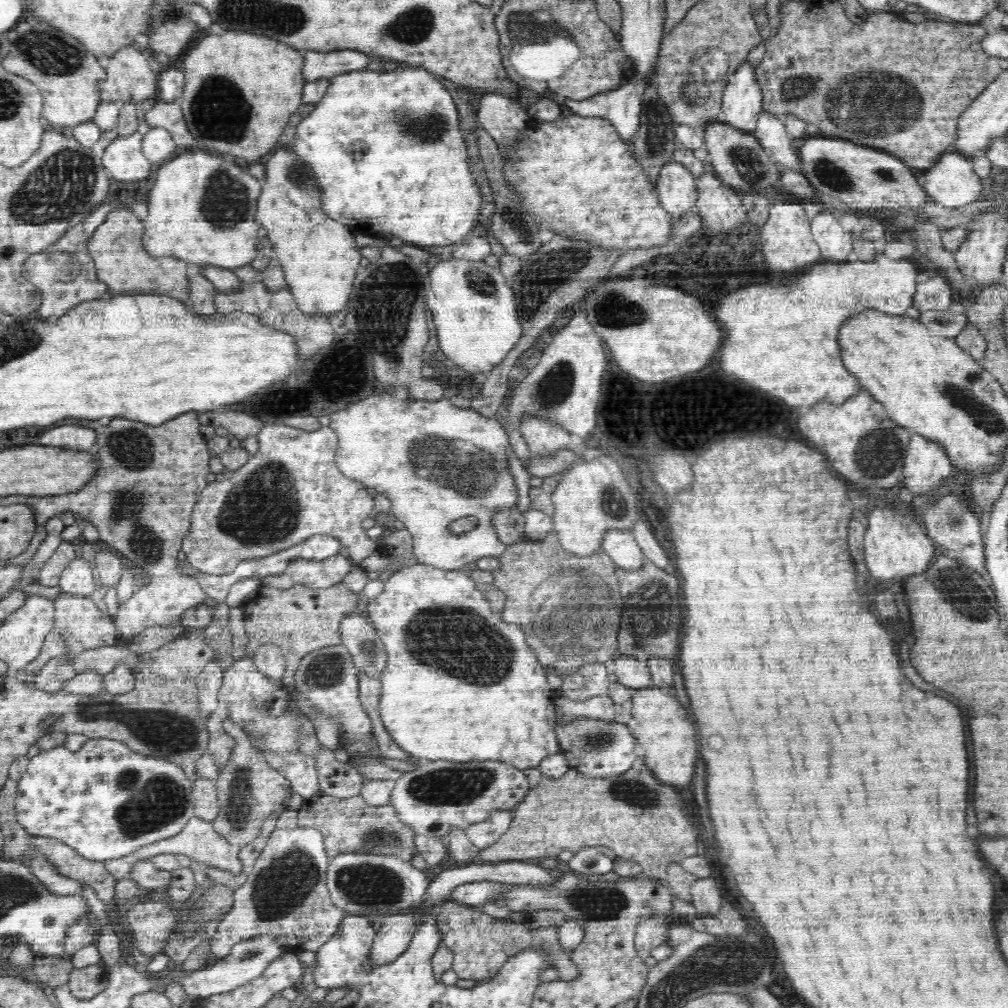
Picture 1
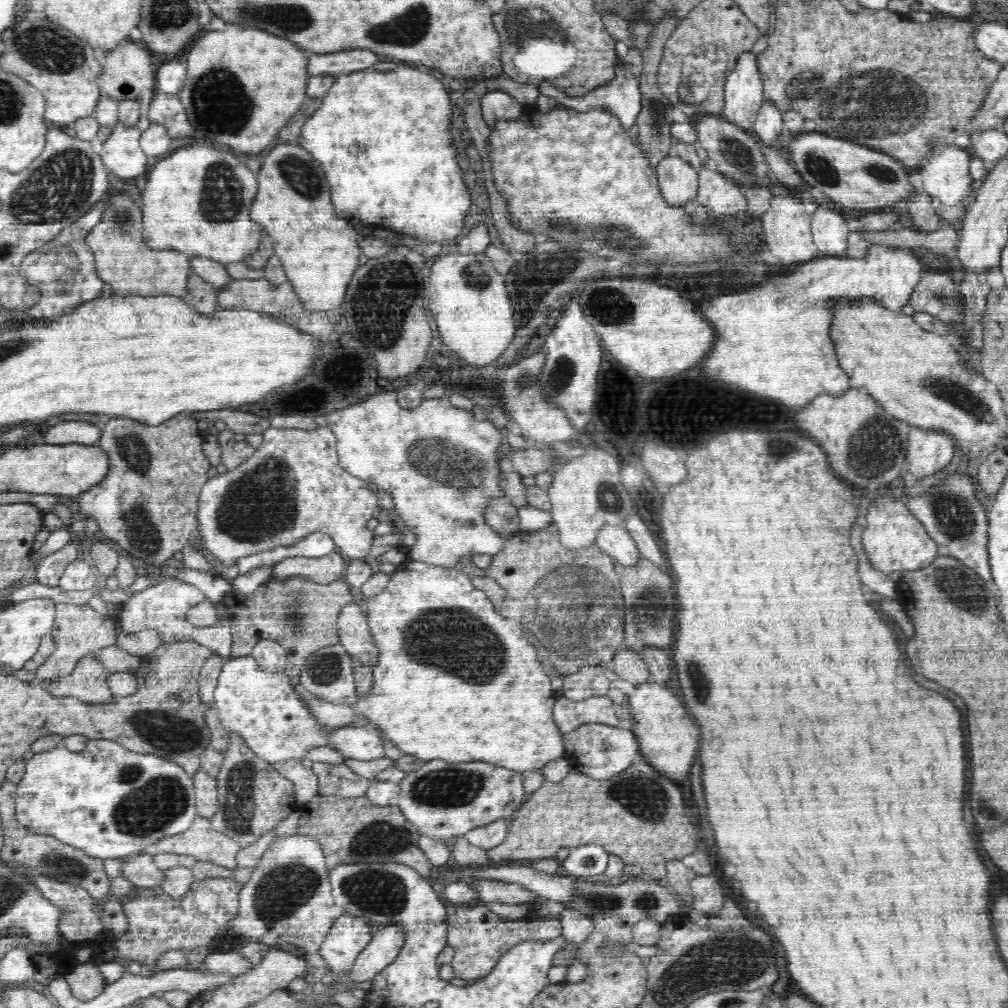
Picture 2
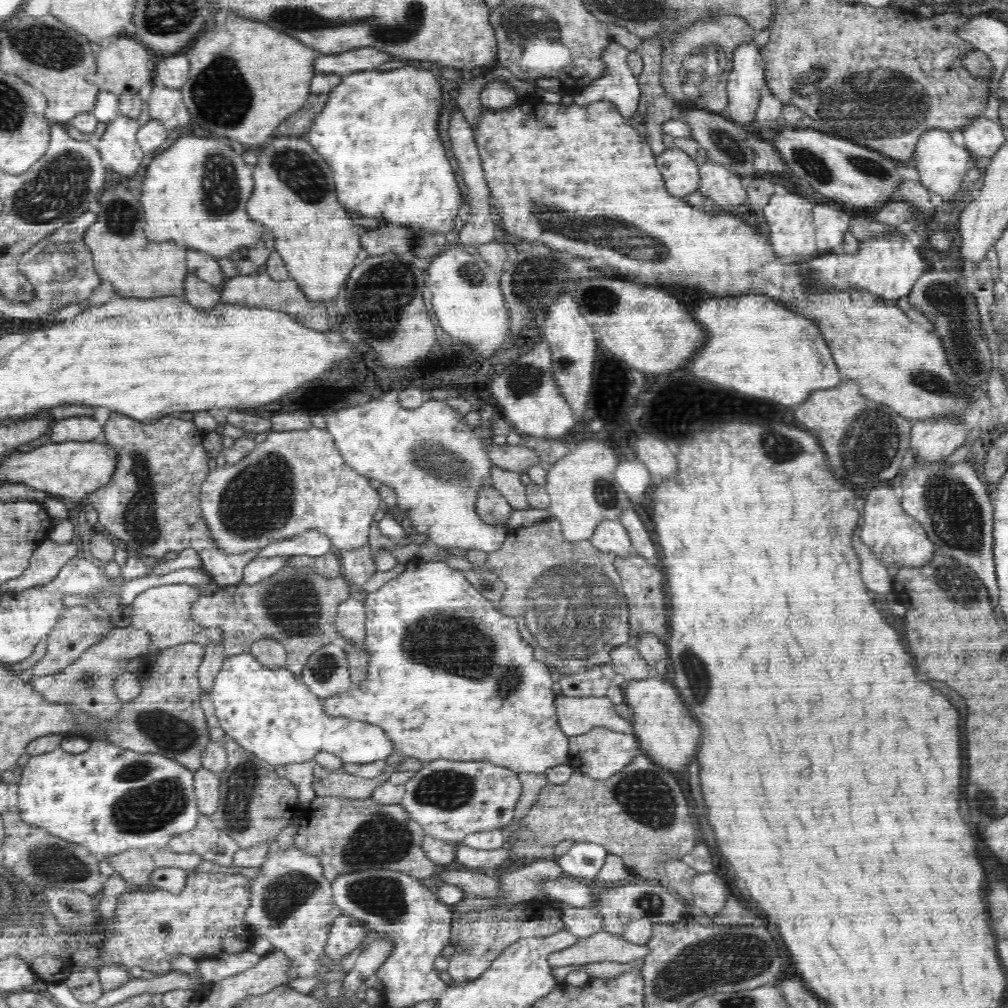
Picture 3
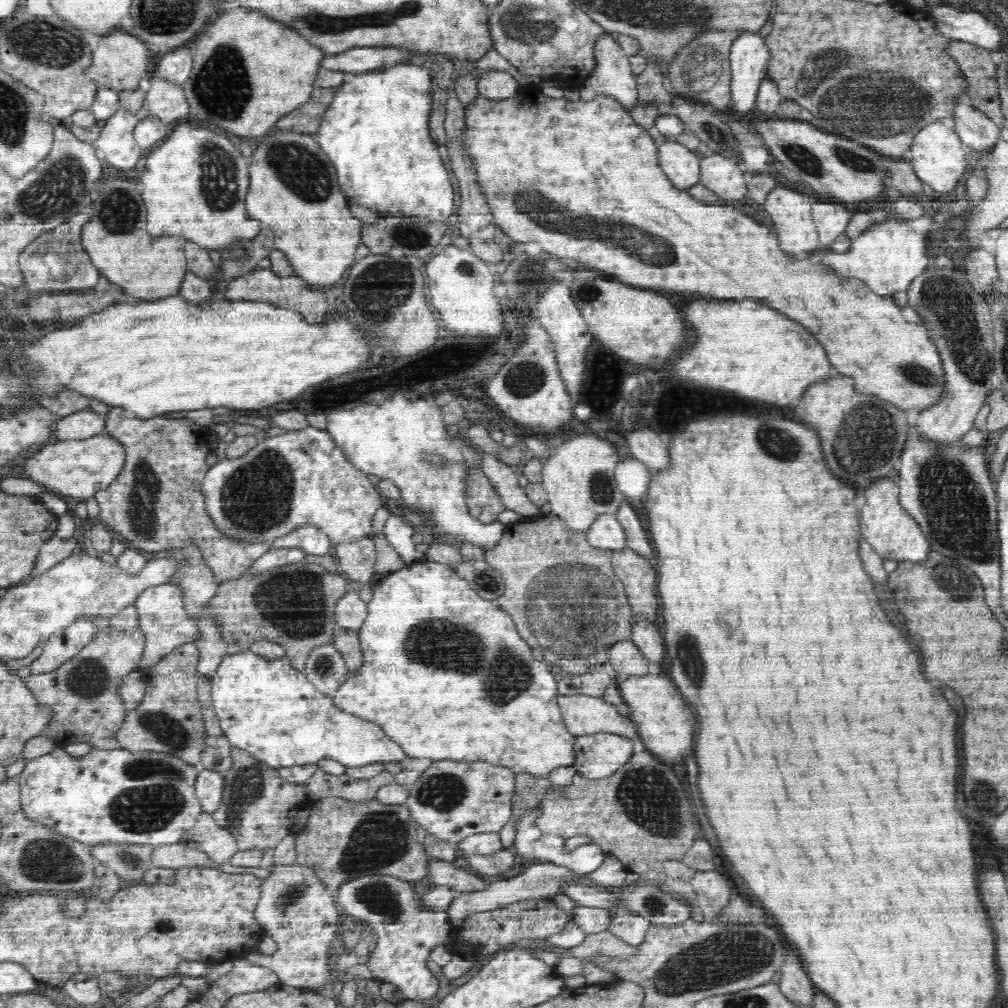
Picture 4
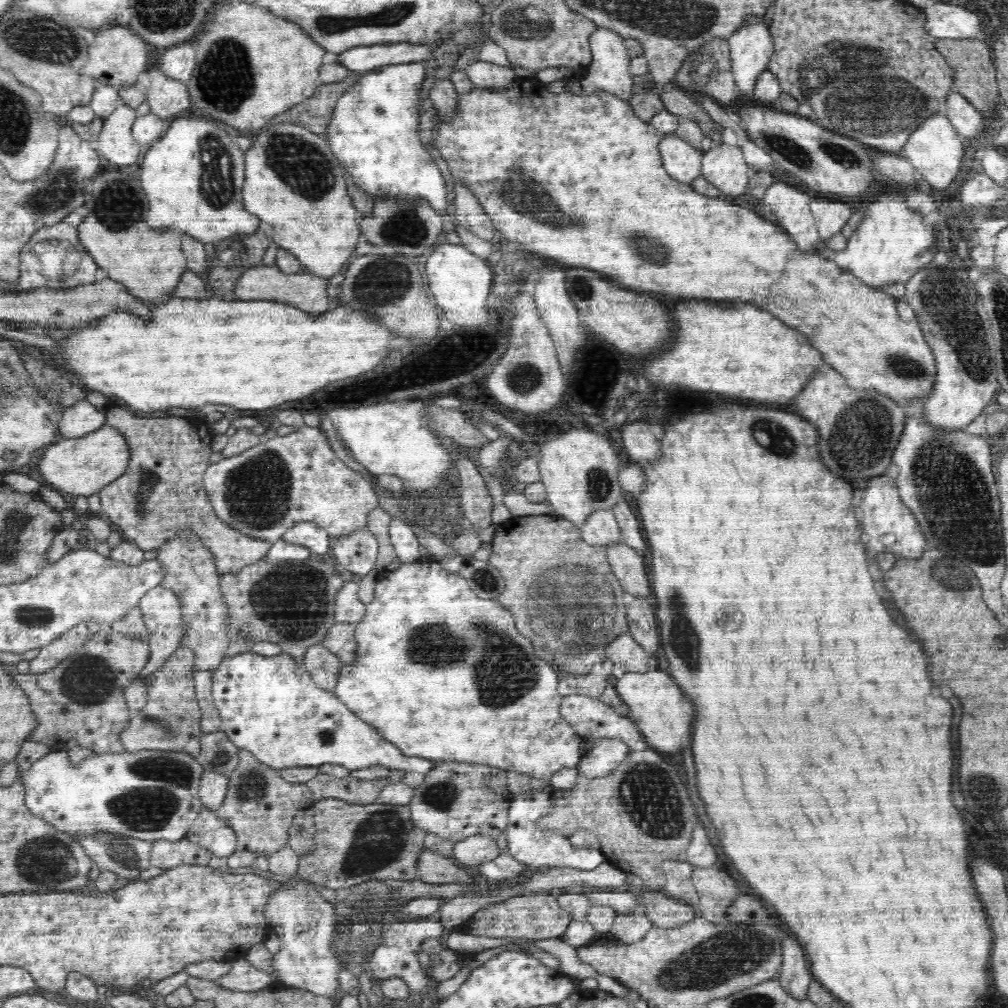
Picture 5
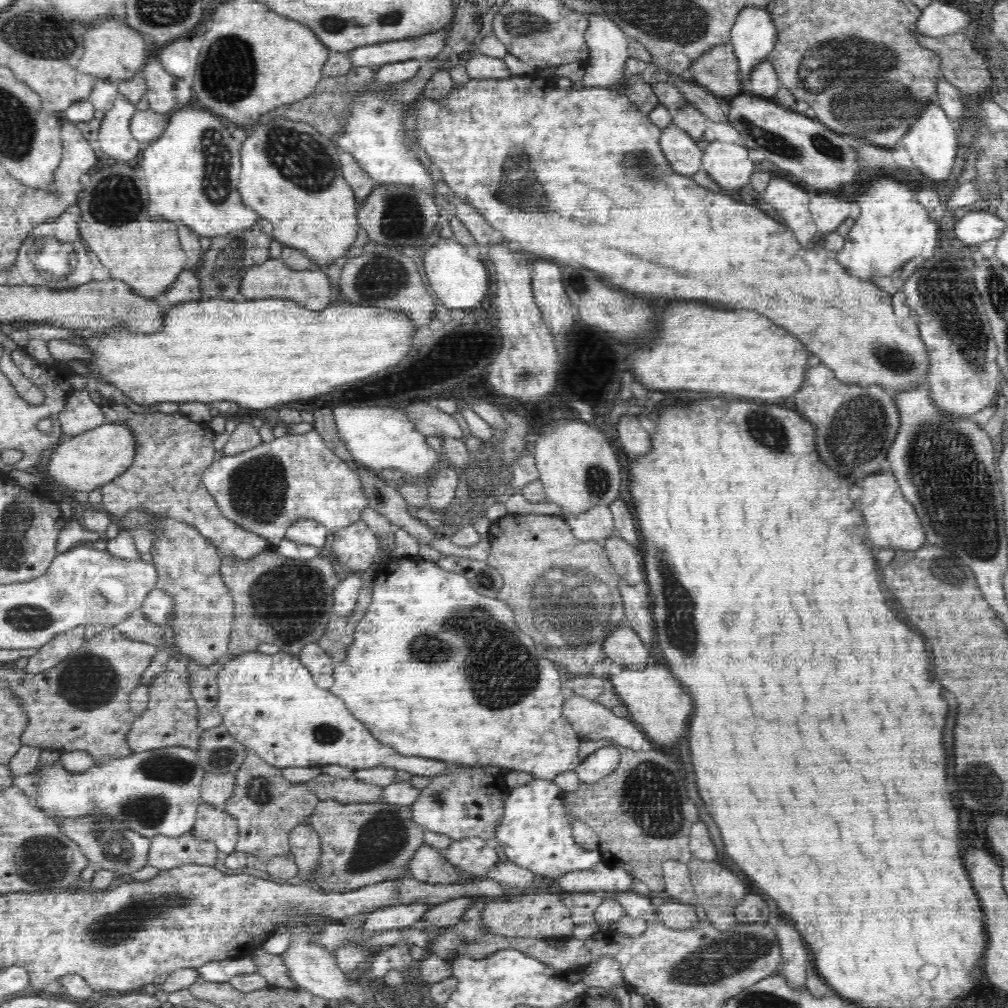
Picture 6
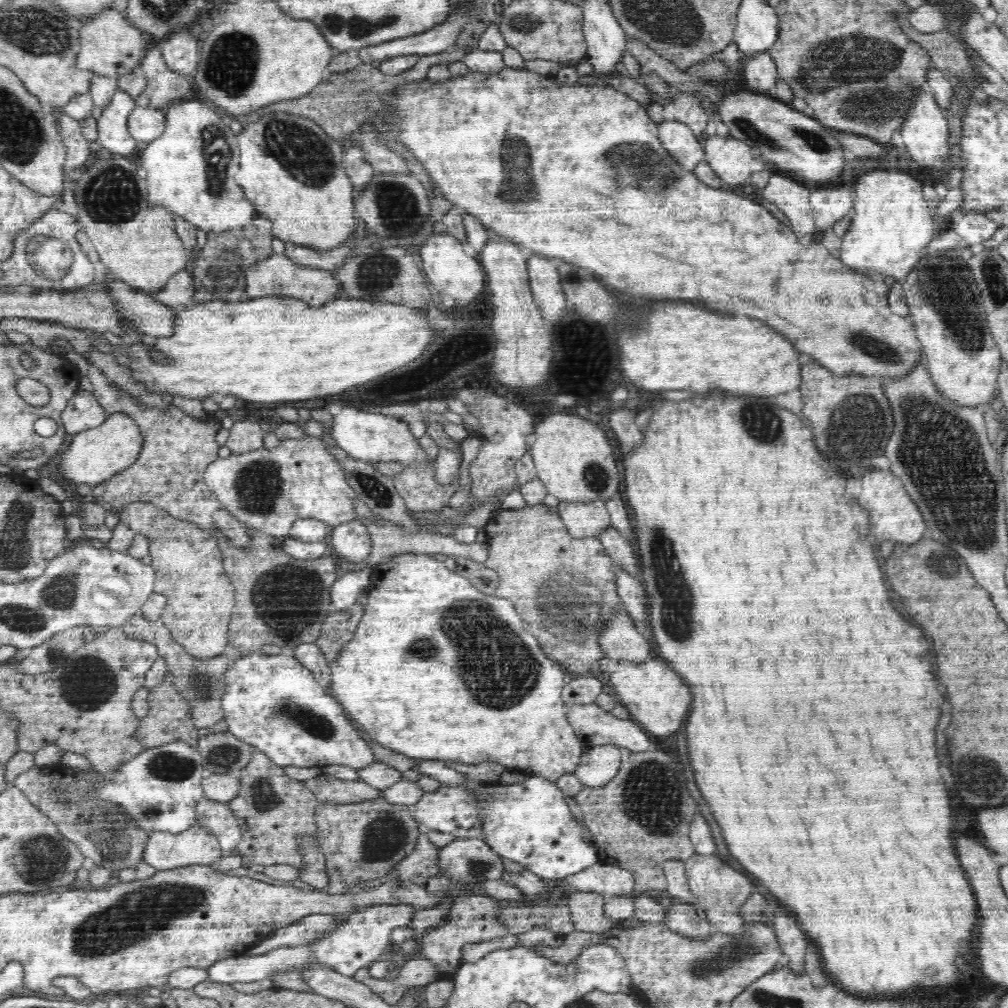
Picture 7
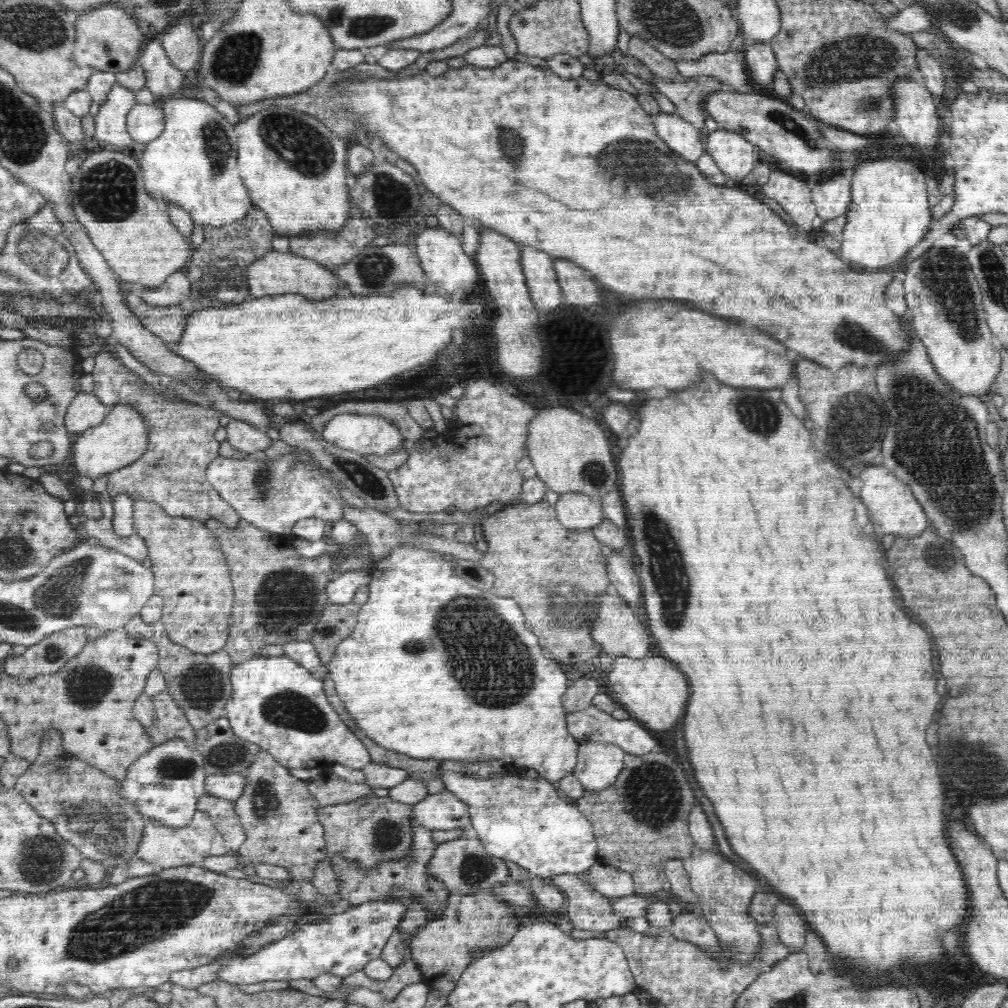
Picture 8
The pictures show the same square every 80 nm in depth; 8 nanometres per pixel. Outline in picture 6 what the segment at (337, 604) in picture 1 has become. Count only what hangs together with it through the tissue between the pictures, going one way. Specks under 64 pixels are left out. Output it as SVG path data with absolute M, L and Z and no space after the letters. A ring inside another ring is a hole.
M271 545L265 553L249 561L221 561L222 580L234 601L229 647L225 661L256 651L262 643L278 646L298 656L310 643L317 643L325 633L333 614L333 590L340 584L328 558L294 560L279 556Z

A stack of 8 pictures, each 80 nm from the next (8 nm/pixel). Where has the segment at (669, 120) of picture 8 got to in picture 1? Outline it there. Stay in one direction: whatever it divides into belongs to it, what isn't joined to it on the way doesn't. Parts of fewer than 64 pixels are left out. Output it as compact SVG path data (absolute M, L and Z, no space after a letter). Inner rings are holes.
M670 161L661 169L656 182L659 204L674 220L696 206L696 178L684 165Z

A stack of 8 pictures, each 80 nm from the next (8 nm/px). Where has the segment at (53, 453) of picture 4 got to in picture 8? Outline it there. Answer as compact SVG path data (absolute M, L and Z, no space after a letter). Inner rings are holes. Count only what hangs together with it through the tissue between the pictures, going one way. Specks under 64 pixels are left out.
M118 404L110 409L110 414L101 424L82 432L78 444L73 444L74 464L82 476L90 476L92 480L109 475L115 470L136 462L146 452L148 443L147 422L139 417L139 411L131 406Z

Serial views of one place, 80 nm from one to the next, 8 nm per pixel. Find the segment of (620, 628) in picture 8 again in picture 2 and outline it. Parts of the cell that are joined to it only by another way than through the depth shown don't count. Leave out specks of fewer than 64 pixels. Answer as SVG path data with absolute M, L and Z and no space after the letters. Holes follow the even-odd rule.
M622 649L614 653L609 667L617 674L618 678L627 680L634 686L648 683L651 675L641 654L635 653L634 650Z

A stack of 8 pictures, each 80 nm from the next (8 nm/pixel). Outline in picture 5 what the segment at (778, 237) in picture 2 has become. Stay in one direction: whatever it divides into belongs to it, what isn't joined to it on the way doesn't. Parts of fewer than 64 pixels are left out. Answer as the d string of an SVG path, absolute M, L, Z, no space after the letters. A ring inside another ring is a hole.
M773 182L761 201L776 214L778 224L790 234L789 240L796 240L800 250L814 248L820 242L808 194L784 182Z

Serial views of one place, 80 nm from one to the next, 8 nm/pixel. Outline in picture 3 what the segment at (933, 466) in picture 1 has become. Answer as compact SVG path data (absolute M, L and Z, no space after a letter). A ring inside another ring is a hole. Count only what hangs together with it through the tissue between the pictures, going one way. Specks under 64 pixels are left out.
M951 418L911 423L914 454L926 460L948 458L966 440L965 426Z

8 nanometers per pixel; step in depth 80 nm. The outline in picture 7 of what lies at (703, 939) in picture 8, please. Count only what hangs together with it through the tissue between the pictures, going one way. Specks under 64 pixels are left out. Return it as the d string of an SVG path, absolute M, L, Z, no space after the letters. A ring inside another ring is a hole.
M686 903L672 904L665 908L666 923L678 934L706 939L714 929L708 919L698 917L696 906Z

